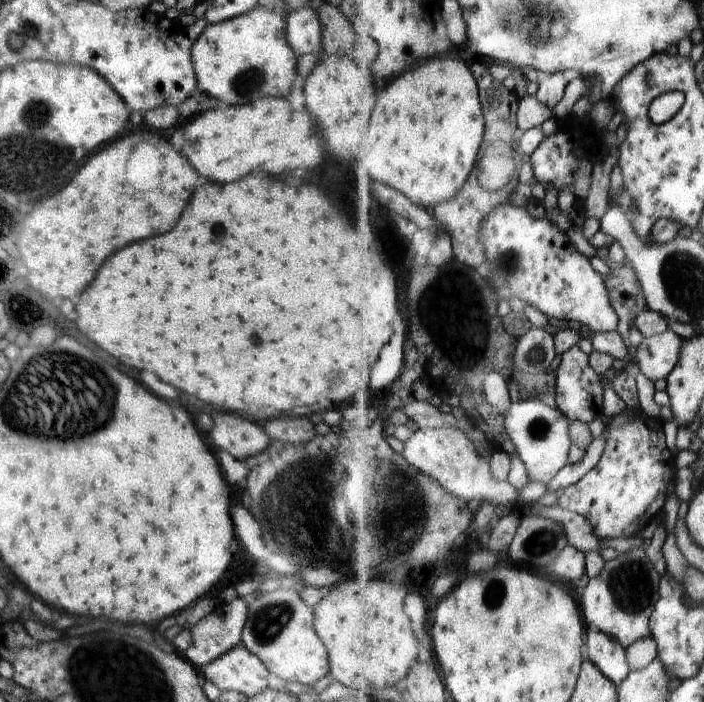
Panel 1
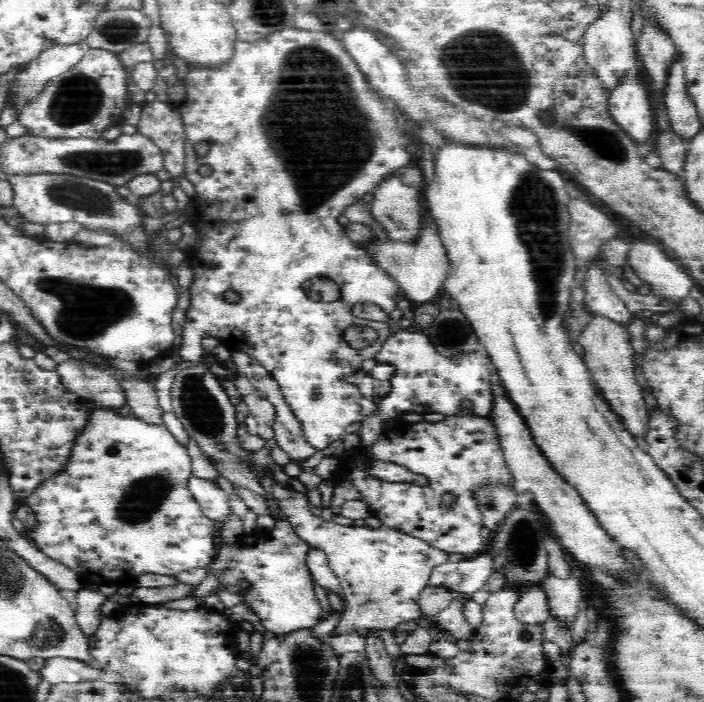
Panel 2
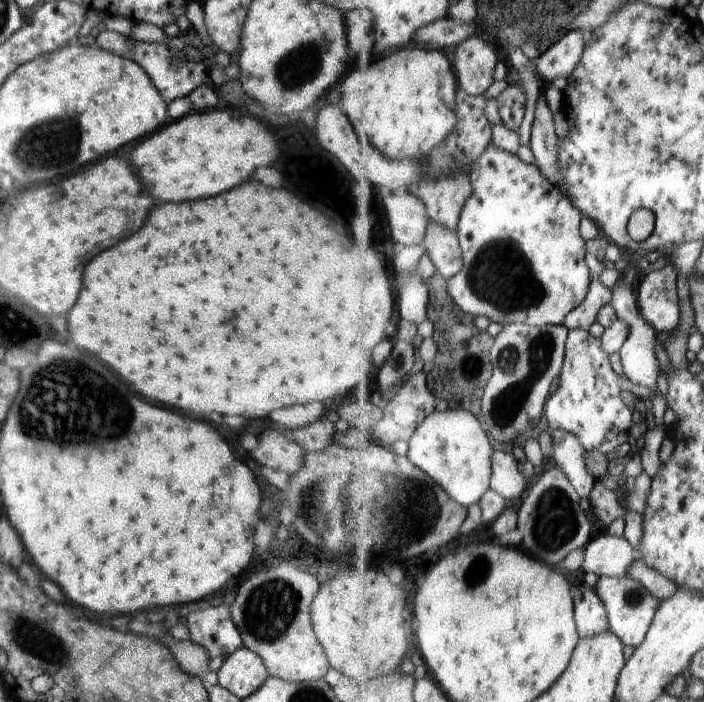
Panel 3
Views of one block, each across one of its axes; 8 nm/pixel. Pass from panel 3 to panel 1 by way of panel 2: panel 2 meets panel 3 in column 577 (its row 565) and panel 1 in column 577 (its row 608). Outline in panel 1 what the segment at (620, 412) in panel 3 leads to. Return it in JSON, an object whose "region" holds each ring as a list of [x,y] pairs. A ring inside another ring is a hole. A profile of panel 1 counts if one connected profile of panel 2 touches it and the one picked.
{"region":[[[574,346],[562,356],[556,378],[559,409],[572,421],[590,424],[598,416],[603,415],[605,378],[596,372],[596,369],[591,365],[591,356],[588,356],[580,346]]]}

